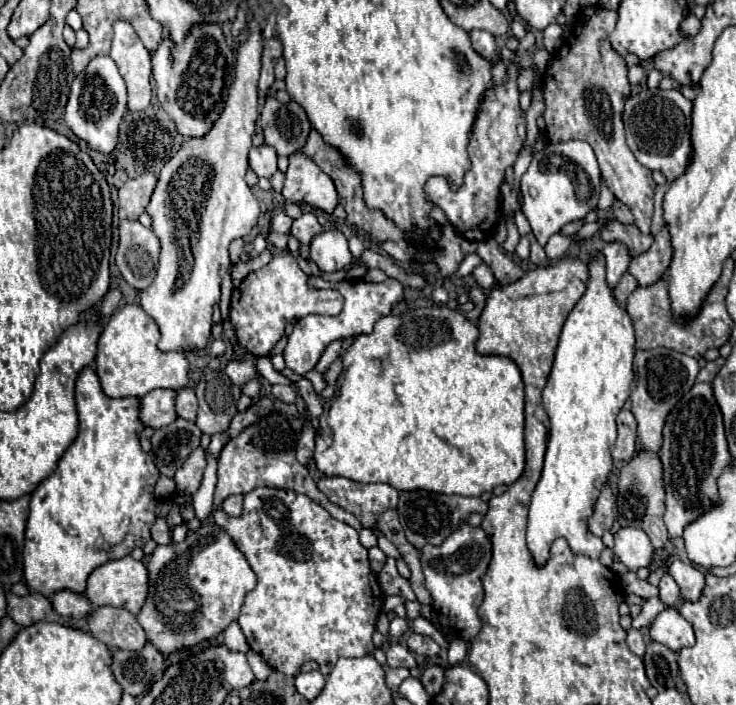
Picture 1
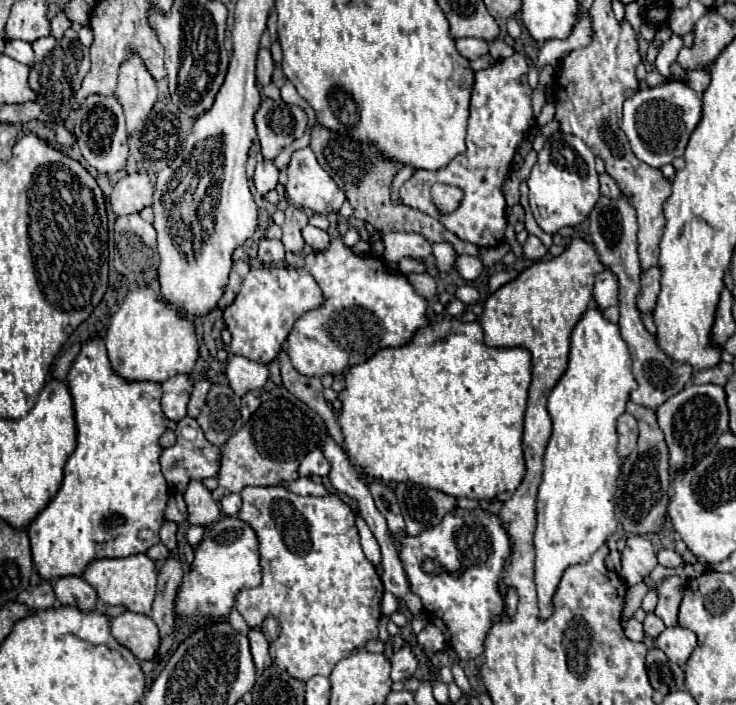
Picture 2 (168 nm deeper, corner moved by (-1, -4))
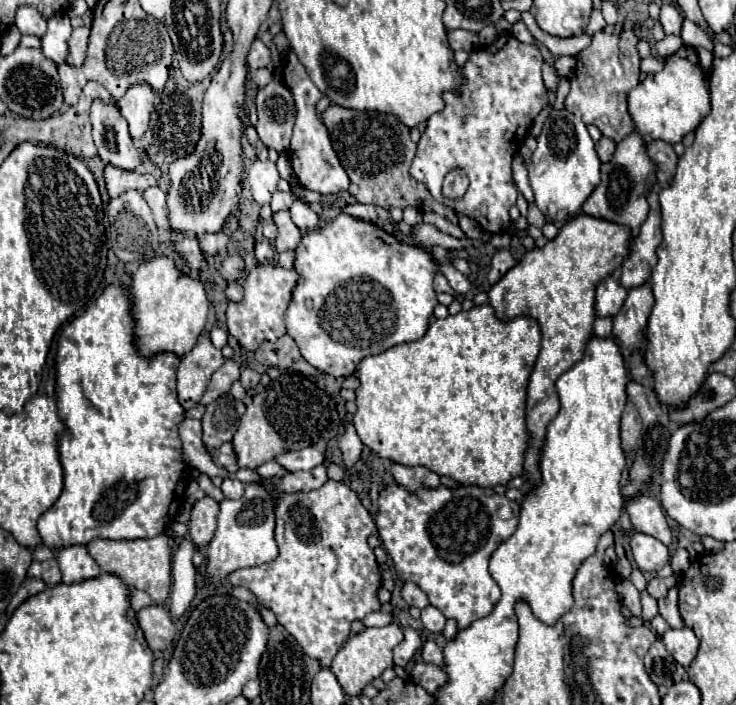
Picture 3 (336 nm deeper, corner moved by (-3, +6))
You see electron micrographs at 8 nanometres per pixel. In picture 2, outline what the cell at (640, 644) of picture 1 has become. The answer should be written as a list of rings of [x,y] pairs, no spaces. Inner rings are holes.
[[[628,619],[626,621],[626,627],[624,627],[624,635],[630,639],[630,641],[644,641],[644,631],[642,631],[642,623],[638,623],[636,619]]]

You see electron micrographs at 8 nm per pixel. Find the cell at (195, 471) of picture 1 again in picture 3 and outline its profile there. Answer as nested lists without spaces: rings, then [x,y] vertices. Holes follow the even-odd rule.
[[[204,497],[194,505],[188,535],[198,549],[206,547],[212,541],[216,531],[216,513],[218,513],[218,503],[210,497]]]

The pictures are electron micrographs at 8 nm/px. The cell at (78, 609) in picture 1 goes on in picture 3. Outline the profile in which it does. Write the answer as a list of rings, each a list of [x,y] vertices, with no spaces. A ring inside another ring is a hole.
[[[68,545],[58,553],[58,565],[64,583],[76,583],[100,575],[98,563],[90,557],[86,545]]]

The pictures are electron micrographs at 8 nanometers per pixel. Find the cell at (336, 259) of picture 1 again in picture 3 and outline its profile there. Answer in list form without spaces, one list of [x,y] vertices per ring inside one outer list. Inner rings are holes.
[[[296,201],[296,203],[290,207],[290,217],[292,217],[292,221],[298,225],[298,229],[300,229],[302,233],[308,233],[308,231],[316,229],[318,223],[320,223],[318,215],[316,215],[306,203],[302,203],[302,201]]]

